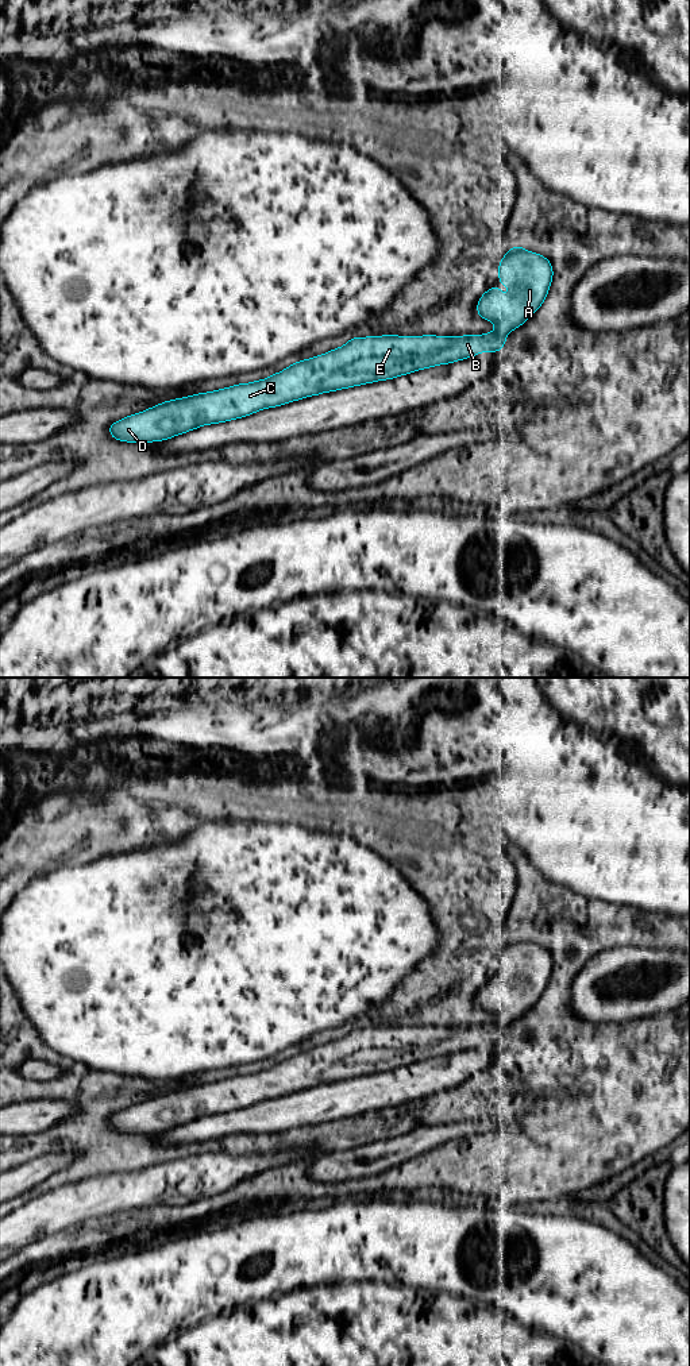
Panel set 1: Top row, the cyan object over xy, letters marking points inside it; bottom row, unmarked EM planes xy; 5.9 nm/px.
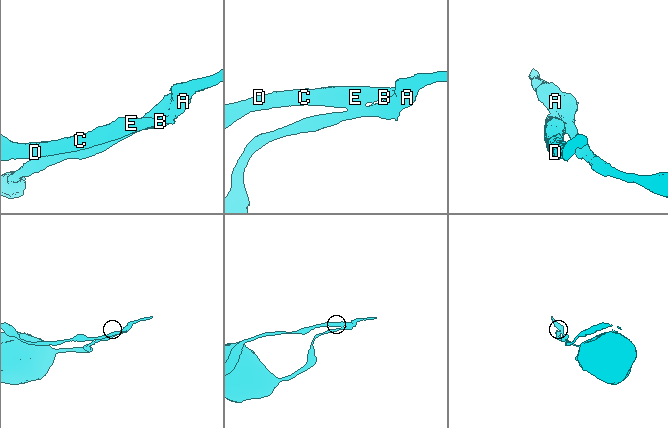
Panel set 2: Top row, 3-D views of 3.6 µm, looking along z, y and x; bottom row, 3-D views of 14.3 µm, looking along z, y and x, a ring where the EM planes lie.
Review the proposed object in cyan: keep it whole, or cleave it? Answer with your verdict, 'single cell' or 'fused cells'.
fused cells

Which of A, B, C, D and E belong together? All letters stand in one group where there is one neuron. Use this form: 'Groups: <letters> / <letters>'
Groups: A / B C D E

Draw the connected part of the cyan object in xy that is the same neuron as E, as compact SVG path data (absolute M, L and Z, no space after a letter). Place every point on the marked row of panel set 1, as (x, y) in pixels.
M487 332L462 336L351 337L344 346L292 363L266 379L192 394L126 416L108 427L117 441L169 440L209 424L242 418L307 397L450 364L483 351L502 351L506 337Z

